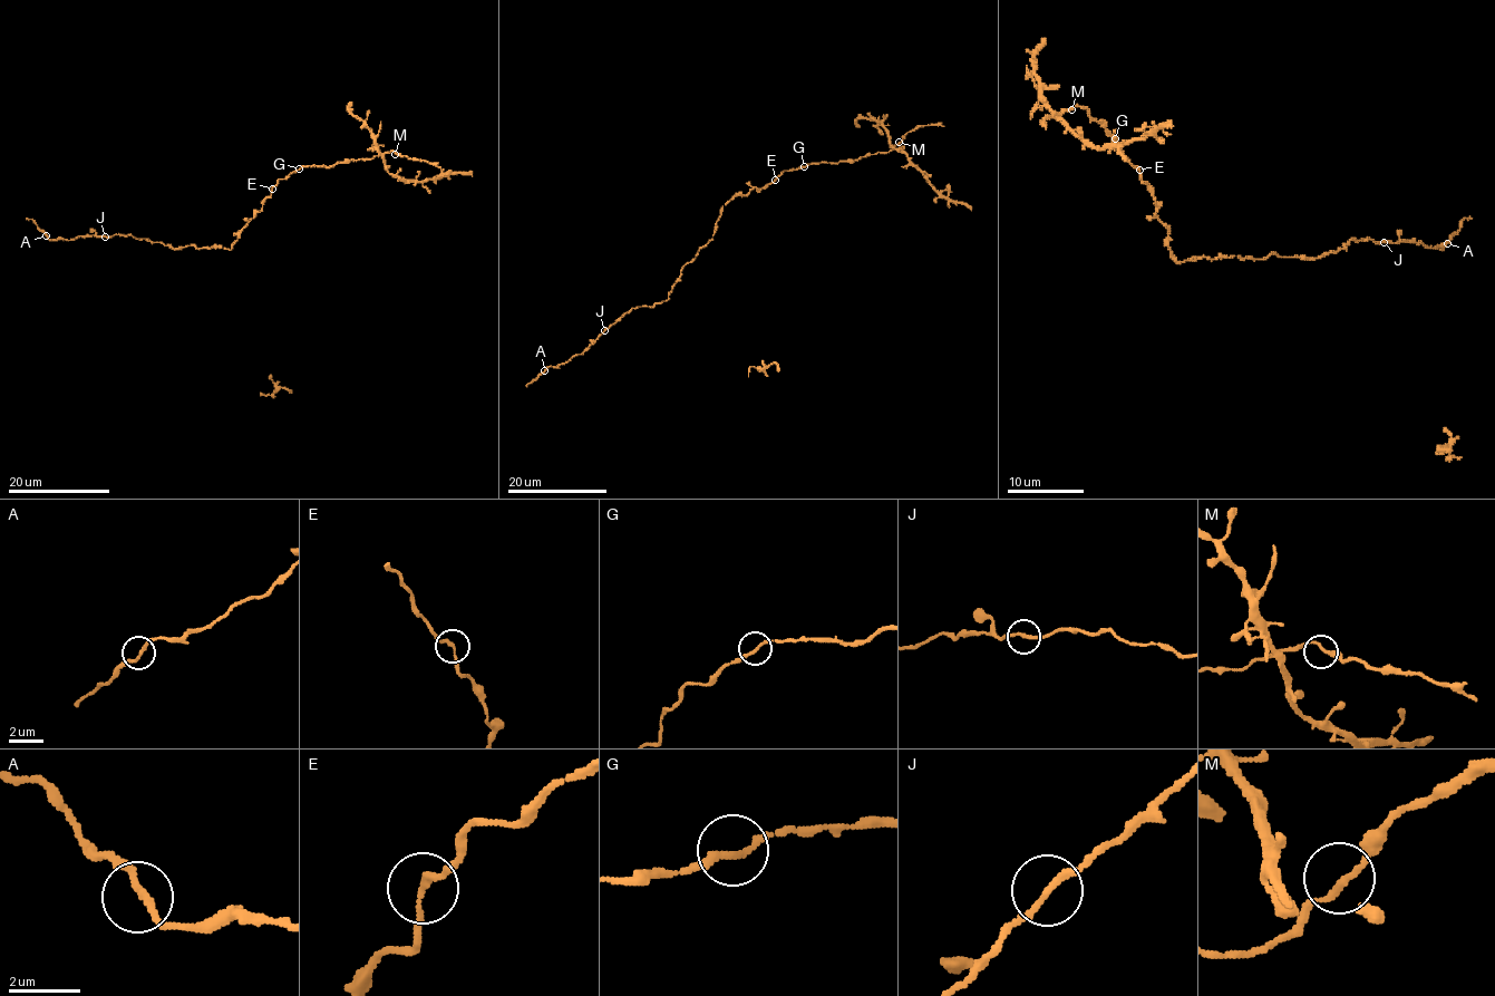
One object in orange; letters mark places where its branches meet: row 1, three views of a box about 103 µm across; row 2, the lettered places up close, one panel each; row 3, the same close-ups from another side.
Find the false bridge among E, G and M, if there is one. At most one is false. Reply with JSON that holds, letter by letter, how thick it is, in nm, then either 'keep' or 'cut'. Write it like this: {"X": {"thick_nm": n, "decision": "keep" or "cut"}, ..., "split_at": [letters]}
{"E": {"thick_nm": 170, "decision": "keep"}, "G": {"thick_nm": 170, "decision": "keep"}, "M": {"thick_nm": 180, "decision": "keep"}, "split_at": []}

